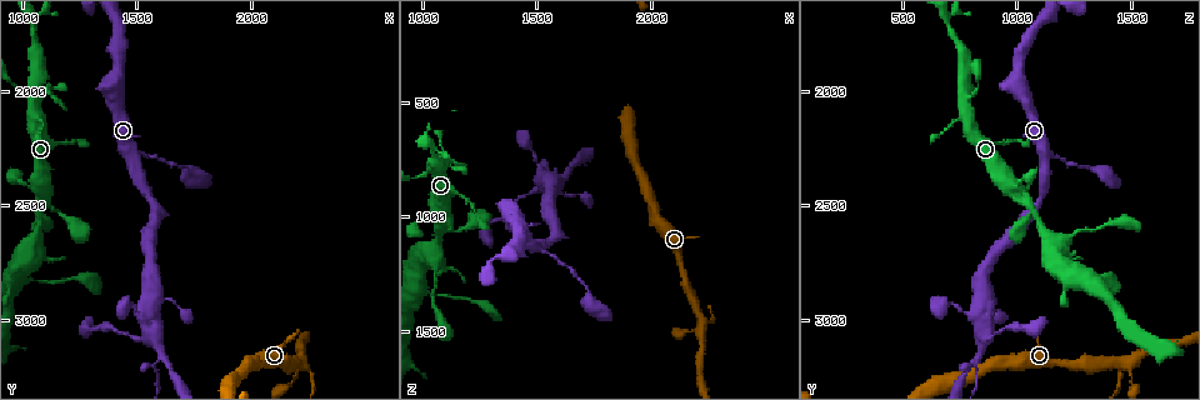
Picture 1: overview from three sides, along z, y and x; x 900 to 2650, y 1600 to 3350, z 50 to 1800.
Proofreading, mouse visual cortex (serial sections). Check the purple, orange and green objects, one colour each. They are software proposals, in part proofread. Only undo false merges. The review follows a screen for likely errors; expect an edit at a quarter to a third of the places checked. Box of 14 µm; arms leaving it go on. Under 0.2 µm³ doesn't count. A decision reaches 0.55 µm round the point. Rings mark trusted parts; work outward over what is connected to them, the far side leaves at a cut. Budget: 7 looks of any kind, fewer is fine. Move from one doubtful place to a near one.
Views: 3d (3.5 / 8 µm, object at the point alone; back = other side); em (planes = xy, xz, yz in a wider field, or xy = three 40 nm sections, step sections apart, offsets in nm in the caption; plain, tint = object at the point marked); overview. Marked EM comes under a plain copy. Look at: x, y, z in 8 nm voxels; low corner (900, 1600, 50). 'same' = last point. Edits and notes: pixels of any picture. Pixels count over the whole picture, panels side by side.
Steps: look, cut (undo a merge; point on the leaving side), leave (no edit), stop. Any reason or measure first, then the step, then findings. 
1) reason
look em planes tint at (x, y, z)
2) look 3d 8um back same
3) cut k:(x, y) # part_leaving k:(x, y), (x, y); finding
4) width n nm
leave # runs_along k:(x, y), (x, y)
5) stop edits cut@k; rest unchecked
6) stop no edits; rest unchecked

four arms meet
look em planes tint at (2220, 3180, 1480)

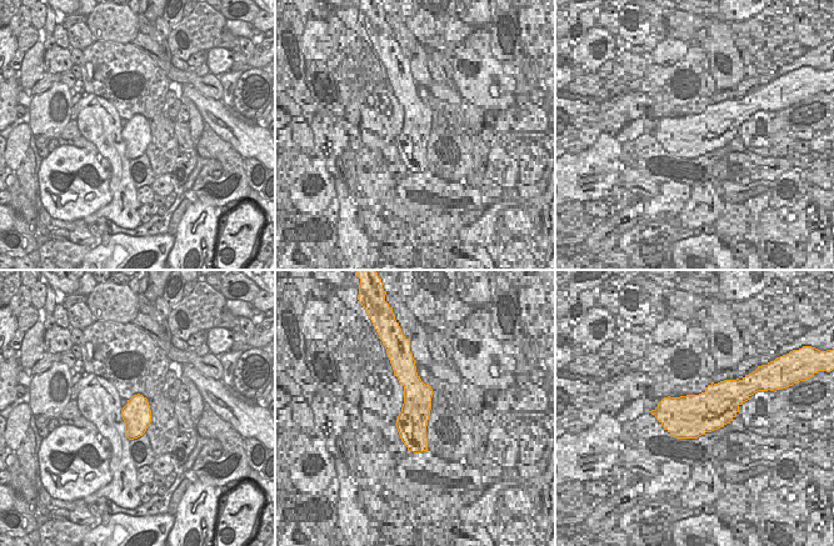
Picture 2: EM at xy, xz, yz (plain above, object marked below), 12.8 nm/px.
wider look
look 3d 3.5um same

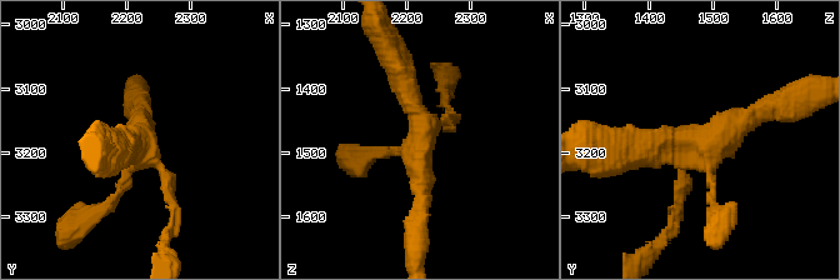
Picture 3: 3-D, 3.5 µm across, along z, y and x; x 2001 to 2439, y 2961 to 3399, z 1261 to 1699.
width 380 nm
leave # runs_along 3:(630, 151), (718, 140), (775, 105); one cell here

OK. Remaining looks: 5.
three arms meet
look 3d 8um at (1040, 2020, 760)

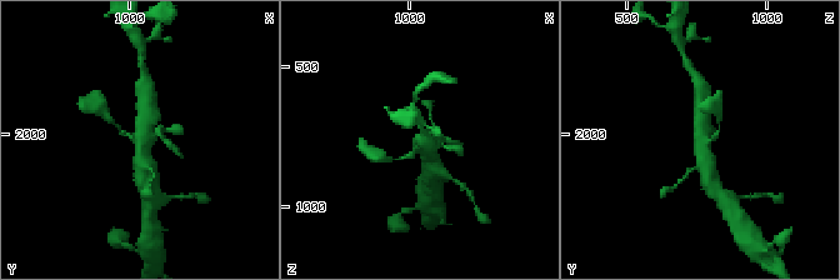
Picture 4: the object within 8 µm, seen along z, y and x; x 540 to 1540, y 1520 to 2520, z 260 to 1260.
look 3d 3.5um at (1050, 2030, 780)

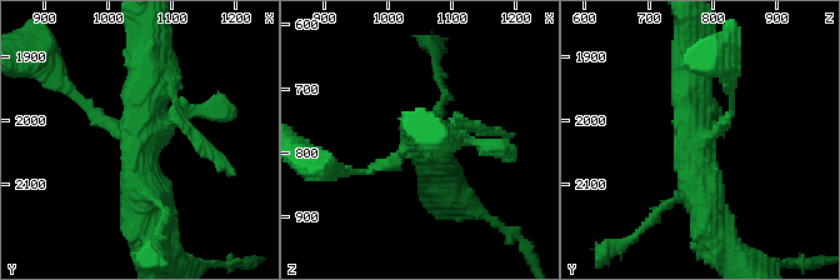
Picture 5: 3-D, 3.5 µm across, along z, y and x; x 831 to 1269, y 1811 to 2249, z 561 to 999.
need the tissue
look em xy step 3 tint at (1050, 2020, 770)

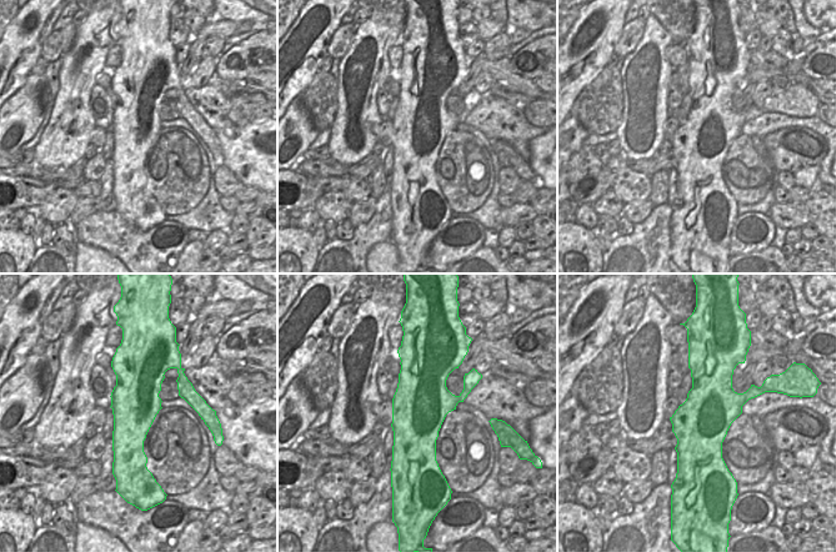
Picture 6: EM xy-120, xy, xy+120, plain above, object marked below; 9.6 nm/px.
leave # runs_along 5:(710, 215), (695, 158), (691, 50); all the same cell

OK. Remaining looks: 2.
three arms meet
look 3d 3.5um at (1500, 2280, 1150)

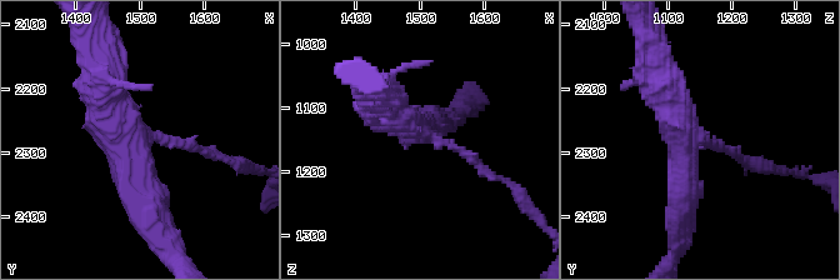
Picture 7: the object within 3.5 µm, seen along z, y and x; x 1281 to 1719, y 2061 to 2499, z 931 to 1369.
need the tissue
look em planes tint at (1500, 2280, 1135)

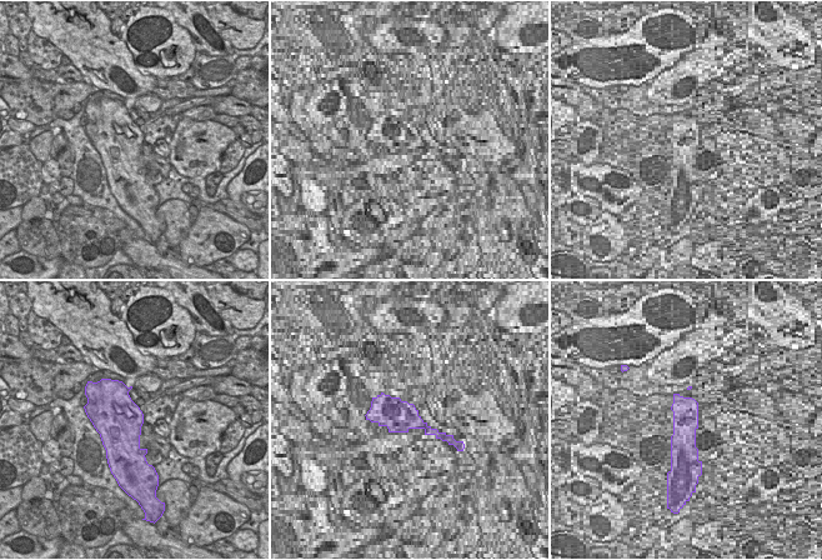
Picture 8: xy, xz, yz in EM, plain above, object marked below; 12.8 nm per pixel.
width 600 nm
leave # runs_along 7:(383, 96), (386, 113), (490, 173); continuous, no second cell

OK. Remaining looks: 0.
stop no edits; rest unchecked

